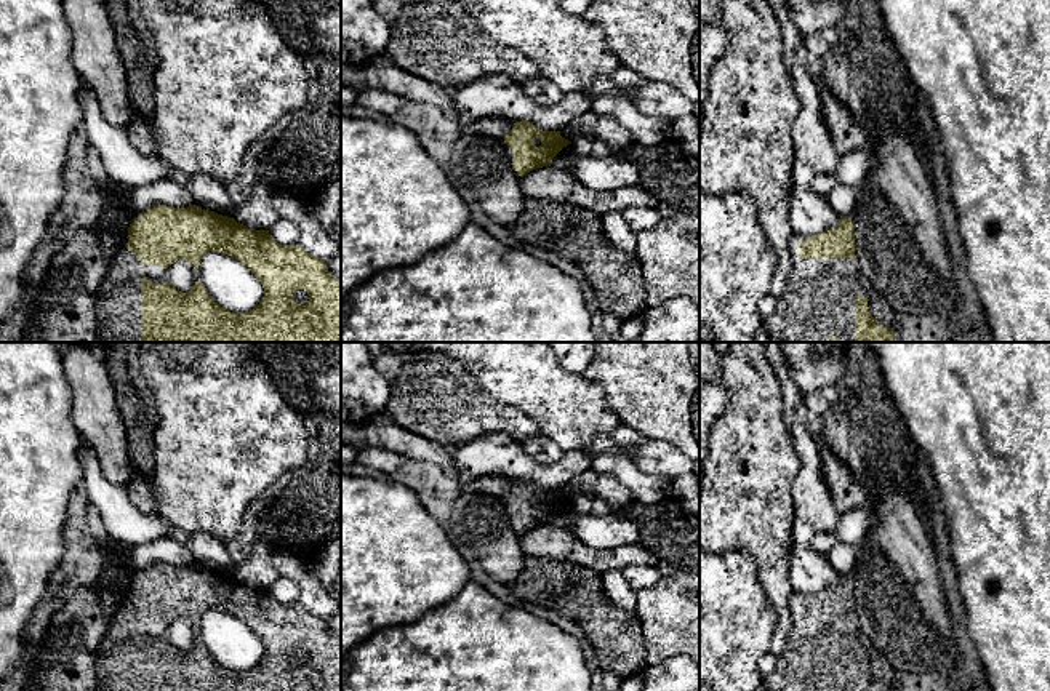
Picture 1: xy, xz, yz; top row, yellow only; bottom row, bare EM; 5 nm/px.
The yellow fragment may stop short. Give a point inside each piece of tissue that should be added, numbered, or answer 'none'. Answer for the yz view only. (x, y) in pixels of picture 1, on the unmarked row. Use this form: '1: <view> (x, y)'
1: yz (820, 653)

